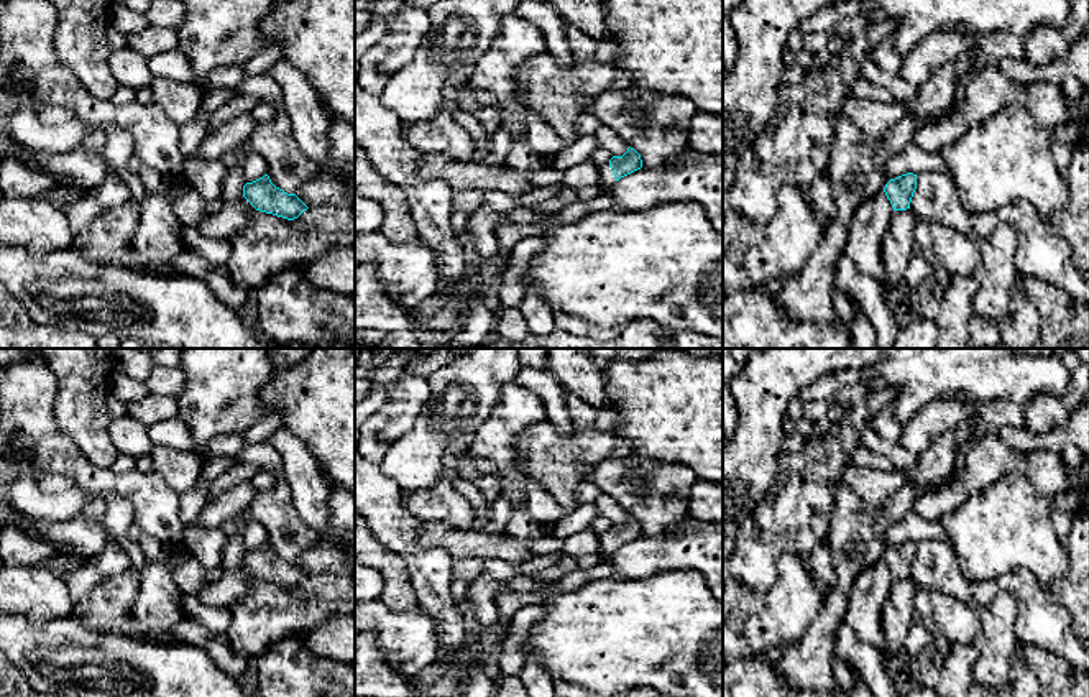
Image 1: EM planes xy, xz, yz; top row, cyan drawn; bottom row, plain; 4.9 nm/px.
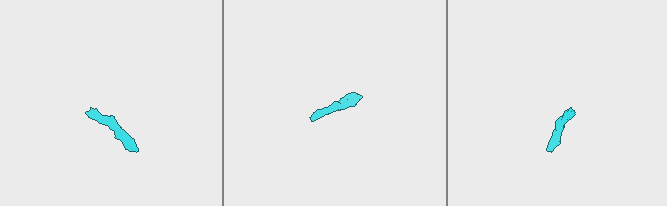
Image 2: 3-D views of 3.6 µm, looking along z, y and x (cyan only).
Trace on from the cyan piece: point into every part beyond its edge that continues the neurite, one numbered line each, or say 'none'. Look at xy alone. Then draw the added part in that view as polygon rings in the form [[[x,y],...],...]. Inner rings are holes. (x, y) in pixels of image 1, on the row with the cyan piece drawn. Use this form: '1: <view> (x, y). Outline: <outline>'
none

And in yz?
none

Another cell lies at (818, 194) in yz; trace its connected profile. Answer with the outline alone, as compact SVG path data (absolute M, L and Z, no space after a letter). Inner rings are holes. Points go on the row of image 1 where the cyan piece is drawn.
M823 171L808 187L806 199L810 204L823 212L826 217L833 217L836 214L836 204L831 196L831 181L828 171Z

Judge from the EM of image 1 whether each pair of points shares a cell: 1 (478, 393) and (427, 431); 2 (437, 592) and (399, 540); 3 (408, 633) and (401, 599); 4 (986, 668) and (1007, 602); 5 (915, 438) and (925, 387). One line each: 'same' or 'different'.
1: same
2: same
3: different
4: same
5: different

